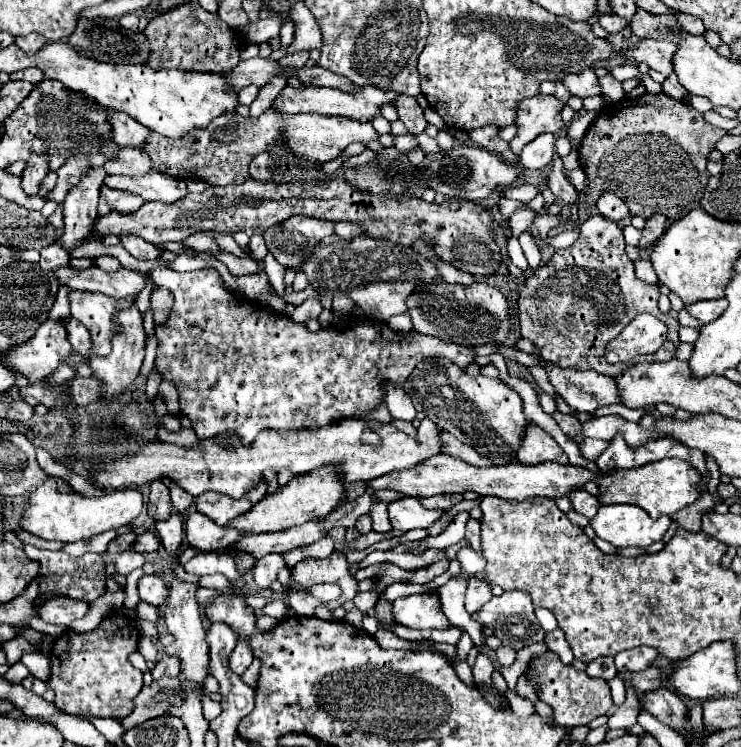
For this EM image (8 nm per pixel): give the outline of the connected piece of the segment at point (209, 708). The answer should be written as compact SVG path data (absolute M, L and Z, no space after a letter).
M205 694L205 698L203 698L203 712L205 712L205 720L213 720L213 718L217 718L217 714L221 714L221 704L219 702L213 702L207 694Z

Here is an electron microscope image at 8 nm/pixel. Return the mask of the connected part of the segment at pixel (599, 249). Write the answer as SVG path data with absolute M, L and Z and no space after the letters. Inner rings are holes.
M591 216L587 218L581 226L581 236L579 240L565 248L557 250L553 258L537 268L529 278L525 278L523 284L517 284L517 318L519 318L519 330L523 338L529 338L541 352L541 356L553 364L559 366L577 366L577 370L595 370L603 376L615 377L625 372L631 366L641 362L665 362L675 358L675 348L679 344L677 330L679 322L673 320L667 314L661 314L657 308L659 300L659 286L657 284L647 284L635 276L633 262L625 254L625 240L623 240L623 230L609 218L605 216ZM641 312L653 314L665 322L669 328L667 340L657 352L651 355L637 356L627 363L609 364L605 360L605 346L619 336L619 332Z

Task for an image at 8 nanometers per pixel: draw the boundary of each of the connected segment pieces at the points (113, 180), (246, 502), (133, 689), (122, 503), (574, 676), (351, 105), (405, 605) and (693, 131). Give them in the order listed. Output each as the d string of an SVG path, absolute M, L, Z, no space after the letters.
M149 170L143 176L107 174L103 182L105 182L105 186L133 192L133 194L141 196L145 202L159 200L159 202L165 202L165 204L173 204L187 194L183 180L169 178L167 174L159 174L155 170Z
M259 482L253 490L249 490L239 500L219 494L219 492L203 492L201 496L195 498L195 508L197 508L197 512L209 516L215 524L225 526L229 520L251 510L265 496L265 490L267 490L267 484Z
M111 612L87 634L67 630L55 638L49 652L51 674L45 680L55 690L55 706L75 716L125 718L135 708L133 700L143 686L143 672L129 662L129 654L137 650L139 640L137 622L129 620L123 612Z
M45 480L27 500L21 514L21 528L33 536L57 542L79 542L91 538L95 534L117 530L129 524L133 518L141 514L143 496L137 490L111 492L101 498L87 498L81 494L61 494L57 492L57 480Z
M545 652L545 656L537 656L531 662L531 676L529 680L535 684L539 700L547 702L553 708L553 718L559 726L565 726L567 730L575 726L587 726L591 720L595 720L601 714L607 714L613 706L609 686L601 678L589 678L587 672L579 672L573 666L563 664L557 654Z
M285 86L279 96L273 100L271 108L285 112L285 114L301 114L301 112L315 112L315 114L325 114L325 116L347 116L347 118L357 118L361 122L367 122L371 116L379 114L379 108L397 98L395 92L383 92L375 86L365 86L357 94L345 94L335 88L321 88L321 86L303 86L303 88L293 88Z
M435 592L401 596L393 602L391 614L397 624L415 630L427 630L427 628L447 630L451 626L441 610L441 602Z
M645 94L609 104L589 126L579 150L581 168L589 178L589 194L585 200L587 204L595 204L601 190L613 190L627 204L631 216L651 218L653 214L665 214L671 220L681 218L689 208L699 204L709 180L707 154L715 150L715 144L725 134L725 130L707 124L703 114L699 114L695 108L665 94Z

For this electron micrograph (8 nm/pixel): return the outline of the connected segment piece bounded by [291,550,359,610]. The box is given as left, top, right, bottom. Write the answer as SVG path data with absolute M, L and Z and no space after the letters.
M337 550L323 560L321 558L305 558L305 560L297 562L291 568L291 576L303 588L309 588L309 586L321 584L321 582L339 584L343 594L341 594L339 600L327 604L327 608L331 608L331 610L343 606L347 600L353 600L359 592L357 578L349 572L349 564L347 564L345 556L339 554Z

